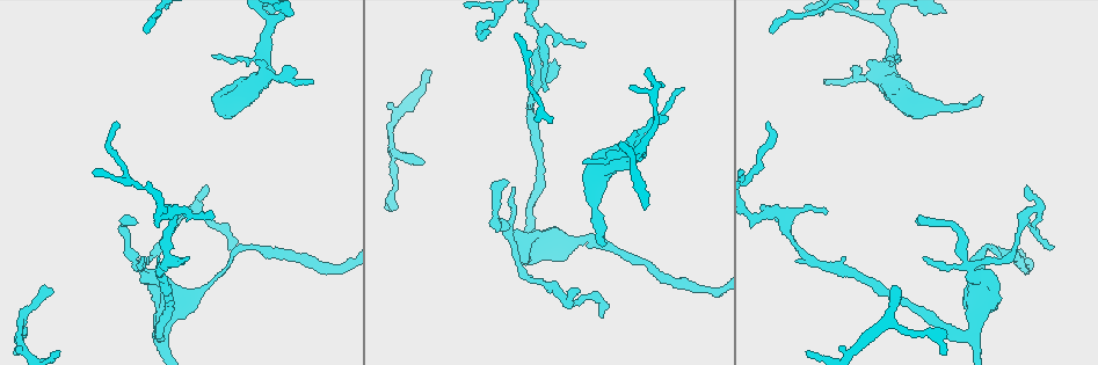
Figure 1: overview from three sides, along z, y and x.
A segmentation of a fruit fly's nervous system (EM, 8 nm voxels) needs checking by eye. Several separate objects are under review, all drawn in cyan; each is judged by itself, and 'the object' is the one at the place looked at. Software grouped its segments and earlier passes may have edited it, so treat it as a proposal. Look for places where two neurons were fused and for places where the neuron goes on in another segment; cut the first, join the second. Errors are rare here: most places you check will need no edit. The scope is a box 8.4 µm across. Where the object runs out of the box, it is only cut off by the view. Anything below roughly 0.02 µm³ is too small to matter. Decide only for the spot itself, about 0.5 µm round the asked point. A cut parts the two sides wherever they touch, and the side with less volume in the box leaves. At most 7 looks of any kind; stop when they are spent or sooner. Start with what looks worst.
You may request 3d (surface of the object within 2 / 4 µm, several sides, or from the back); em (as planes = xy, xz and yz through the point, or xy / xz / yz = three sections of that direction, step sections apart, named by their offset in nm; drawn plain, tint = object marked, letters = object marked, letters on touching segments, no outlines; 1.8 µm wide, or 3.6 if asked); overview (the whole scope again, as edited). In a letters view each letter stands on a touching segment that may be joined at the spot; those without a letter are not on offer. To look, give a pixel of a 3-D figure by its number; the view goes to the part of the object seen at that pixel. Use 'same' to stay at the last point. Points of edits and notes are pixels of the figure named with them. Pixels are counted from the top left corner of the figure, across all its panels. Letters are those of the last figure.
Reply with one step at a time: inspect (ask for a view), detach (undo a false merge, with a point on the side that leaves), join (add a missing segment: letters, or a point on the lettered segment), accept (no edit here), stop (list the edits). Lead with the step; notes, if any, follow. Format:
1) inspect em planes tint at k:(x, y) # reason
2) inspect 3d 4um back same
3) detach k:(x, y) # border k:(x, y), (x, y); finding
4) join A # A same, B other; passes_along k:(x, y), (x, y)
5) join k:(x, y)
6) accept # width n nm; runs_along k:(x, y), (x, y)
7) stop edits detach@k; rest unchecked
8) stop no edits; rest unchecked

inspect em 3.6um planes letters at 1:(542, 41) # sharp bend

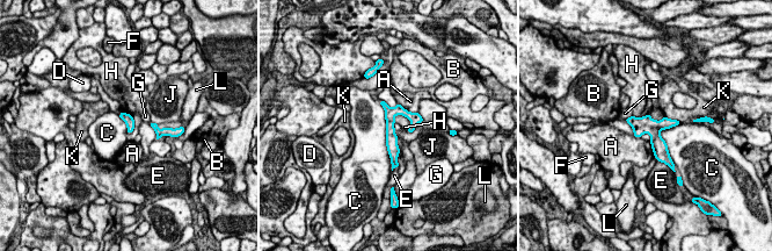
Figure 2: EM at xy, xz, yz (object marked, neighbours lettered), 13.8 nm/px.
accept # A other, B other, C other, D other, E other, F other, G other, H other, J other, K other, L other; border 2:(379, 104), (392, 164); one neuron here

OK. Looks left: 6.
inspect em planes tint at 1:(603, 245) # free end

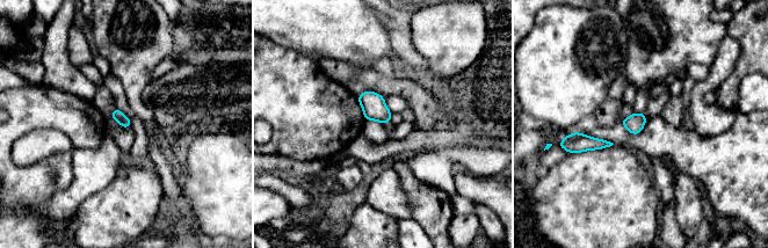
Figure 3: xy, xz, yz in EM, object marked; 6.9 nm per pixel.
inspect em planes letters same # what lies round it

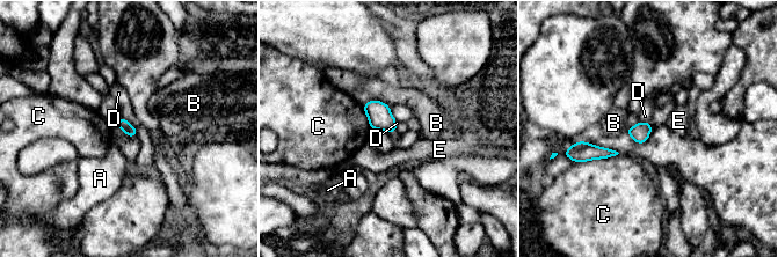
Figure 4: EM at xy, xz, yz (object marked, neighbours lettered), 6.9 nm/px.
accept # A other, B other, C other, D other, E other; border 4:(122, 116), (133, 127); none of them fits

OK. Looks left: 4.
inspect 3d 2um back at 1:(126, 235) # abrupt turn

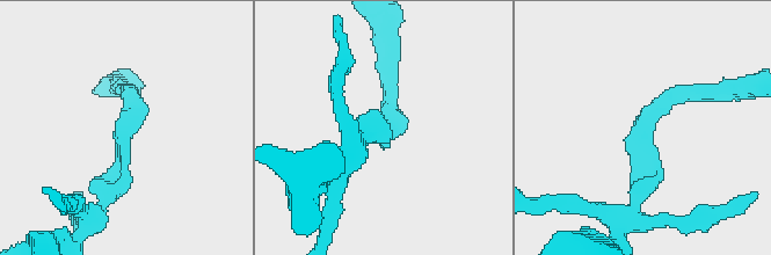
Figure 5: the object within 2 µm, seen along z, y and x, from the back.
inspect em xz step 16 letters at 5:(644, 122)

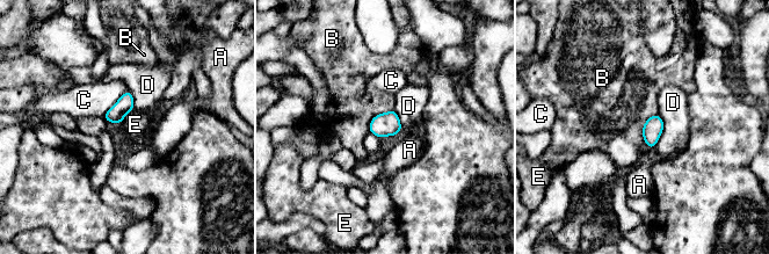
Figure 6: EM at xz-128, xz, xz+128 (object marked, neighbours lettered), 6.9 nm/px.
inspect em planes letters same # cut it another way

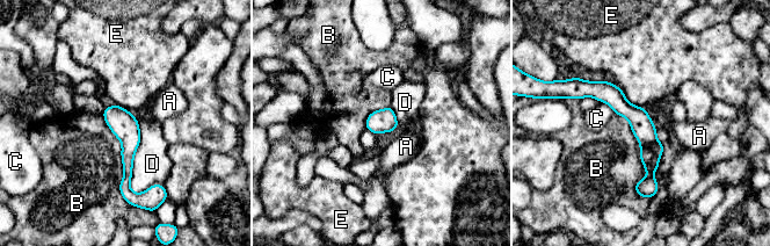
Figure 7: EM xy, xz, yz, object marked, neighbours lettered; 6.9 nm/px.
accept # longest_contact B 650 nm; A other, B other, C other, D other, E other; border 7:(615, 113), (651, 197); one neuron here

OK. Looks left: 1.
stop no edits; rest unchecked

